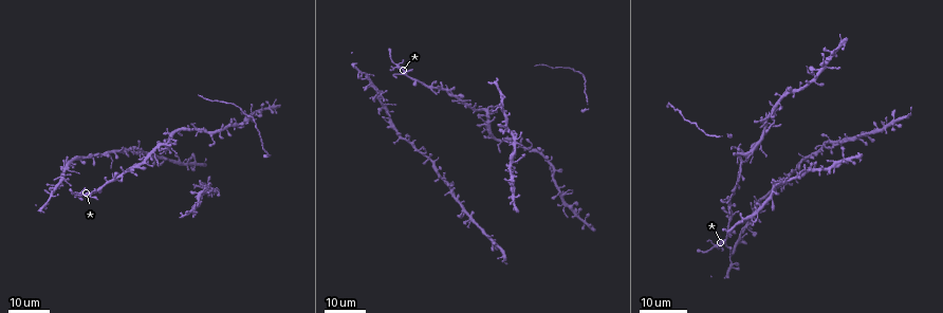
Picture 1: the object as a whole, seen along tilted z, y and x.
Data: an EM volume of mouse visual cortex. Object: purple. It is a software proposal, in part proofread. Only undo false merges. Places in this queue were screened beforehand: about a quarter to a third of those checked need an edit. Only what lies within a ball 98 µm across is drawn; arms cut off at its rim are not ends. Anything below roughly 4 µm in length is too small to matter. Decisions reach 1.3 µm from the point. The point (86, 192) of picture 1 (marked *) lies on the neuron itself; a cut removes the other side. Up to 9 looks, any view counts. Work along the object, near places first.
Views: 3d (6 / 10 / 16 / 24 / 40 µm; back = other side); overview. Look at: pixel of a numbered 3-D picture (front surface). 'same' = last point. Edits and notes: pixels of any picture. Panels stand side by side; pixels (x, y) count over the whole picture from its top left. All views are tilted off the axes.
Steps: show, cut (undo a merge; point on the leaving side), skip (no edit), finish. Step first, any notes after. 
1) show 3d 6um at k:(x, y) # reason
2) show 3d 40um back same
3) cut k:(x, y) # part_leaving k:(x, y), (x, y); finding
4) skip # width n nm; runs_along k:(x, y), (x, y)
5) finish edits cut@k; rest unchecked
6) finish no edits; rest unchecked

show 3d 16um at 1:(51, 196) # arms run side by side

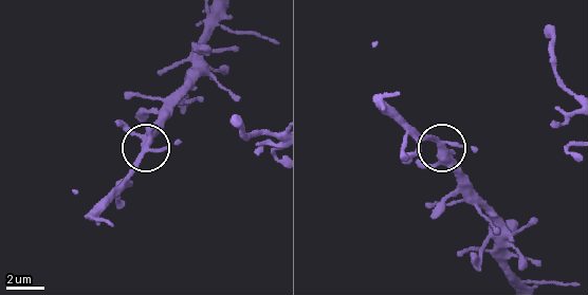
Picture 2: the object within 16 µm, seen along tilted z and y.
show 3d 10um at 2:(439, 150)

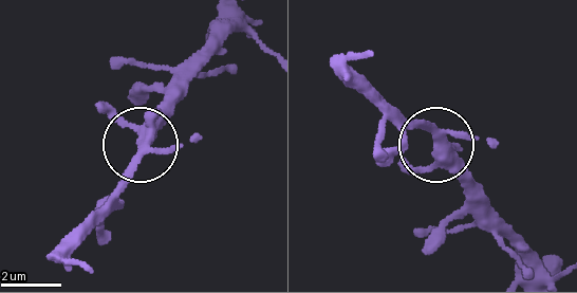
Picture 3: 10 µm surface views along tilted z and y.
skip # side_arm 8 um; one neuron here

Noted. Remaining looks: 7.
show 3d 16um at 1:(82, 193) # four arms meet

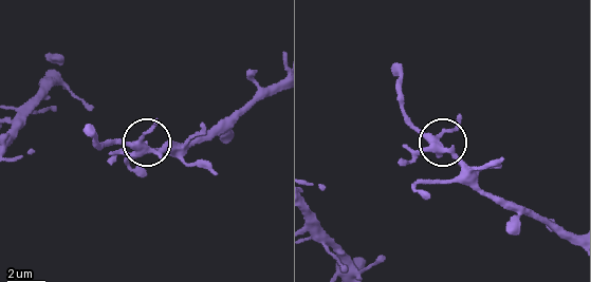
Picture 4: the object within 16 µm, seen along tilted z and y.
show 3d 10um at 4:(137, 148)

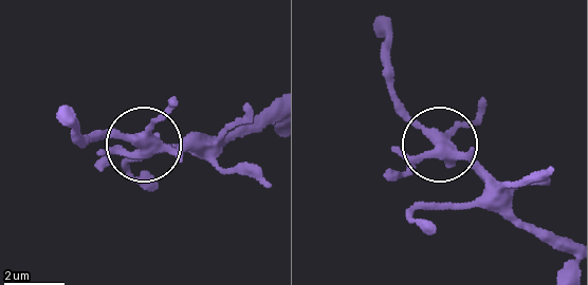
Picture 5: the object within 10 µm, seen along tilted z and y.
skip # width 360 nm; runs_along 5:(476, 172), (388, 90); all the same neuron

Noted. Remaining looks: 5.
show 3d 24um at 1:(744, 155) # looks like a crossing

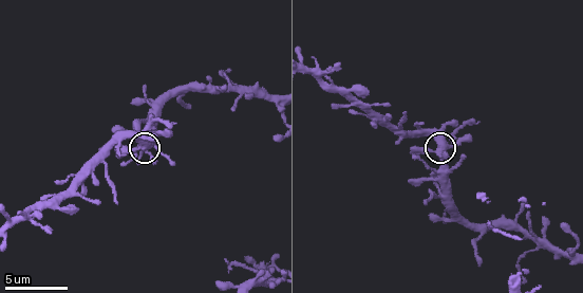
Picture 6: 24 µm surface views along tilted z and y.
show 3d 10um at 6:(445, 149)

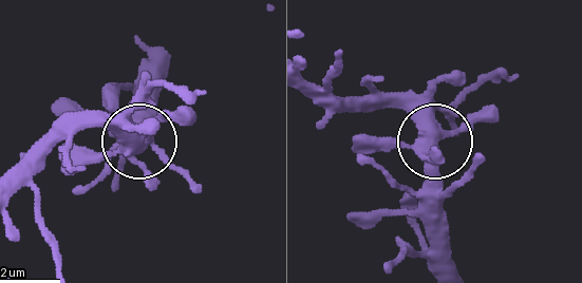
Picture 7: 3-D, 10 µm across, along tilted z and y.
skip # width 420 nm; one neuron here

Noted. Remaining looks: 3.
show 3d 24um at 1:(512, 163) # small branch off a trunk

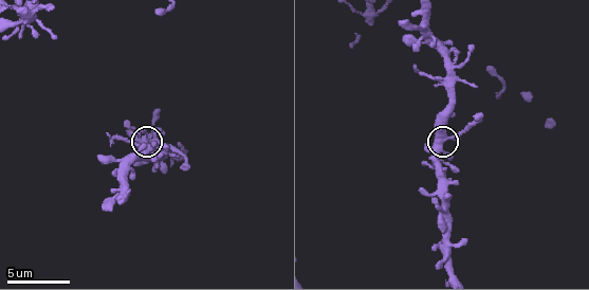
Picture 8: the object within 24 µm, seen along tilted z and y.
show 3d 6um at 8:(451, 136) # zoom in

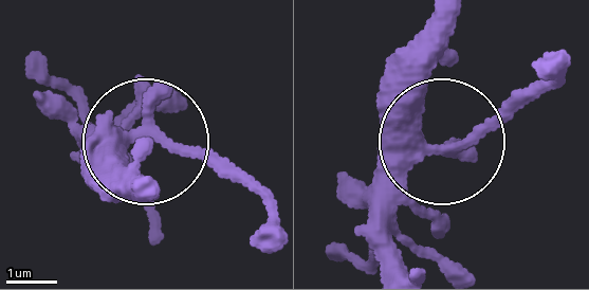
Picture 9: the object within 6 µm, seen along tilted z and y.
show 3d 6um back at 9:(440, 150)

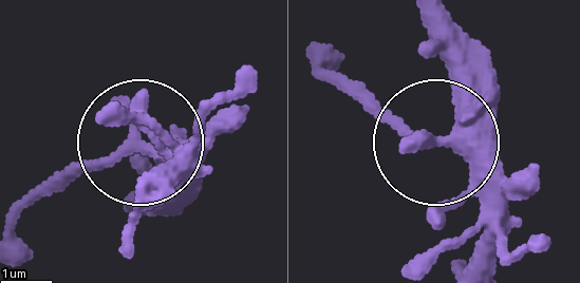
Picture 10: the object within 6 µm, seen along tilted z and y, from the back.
skip # width 330 nm; continuous, no second neuron

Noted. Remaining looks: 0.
finish no edits; rest unchecked

